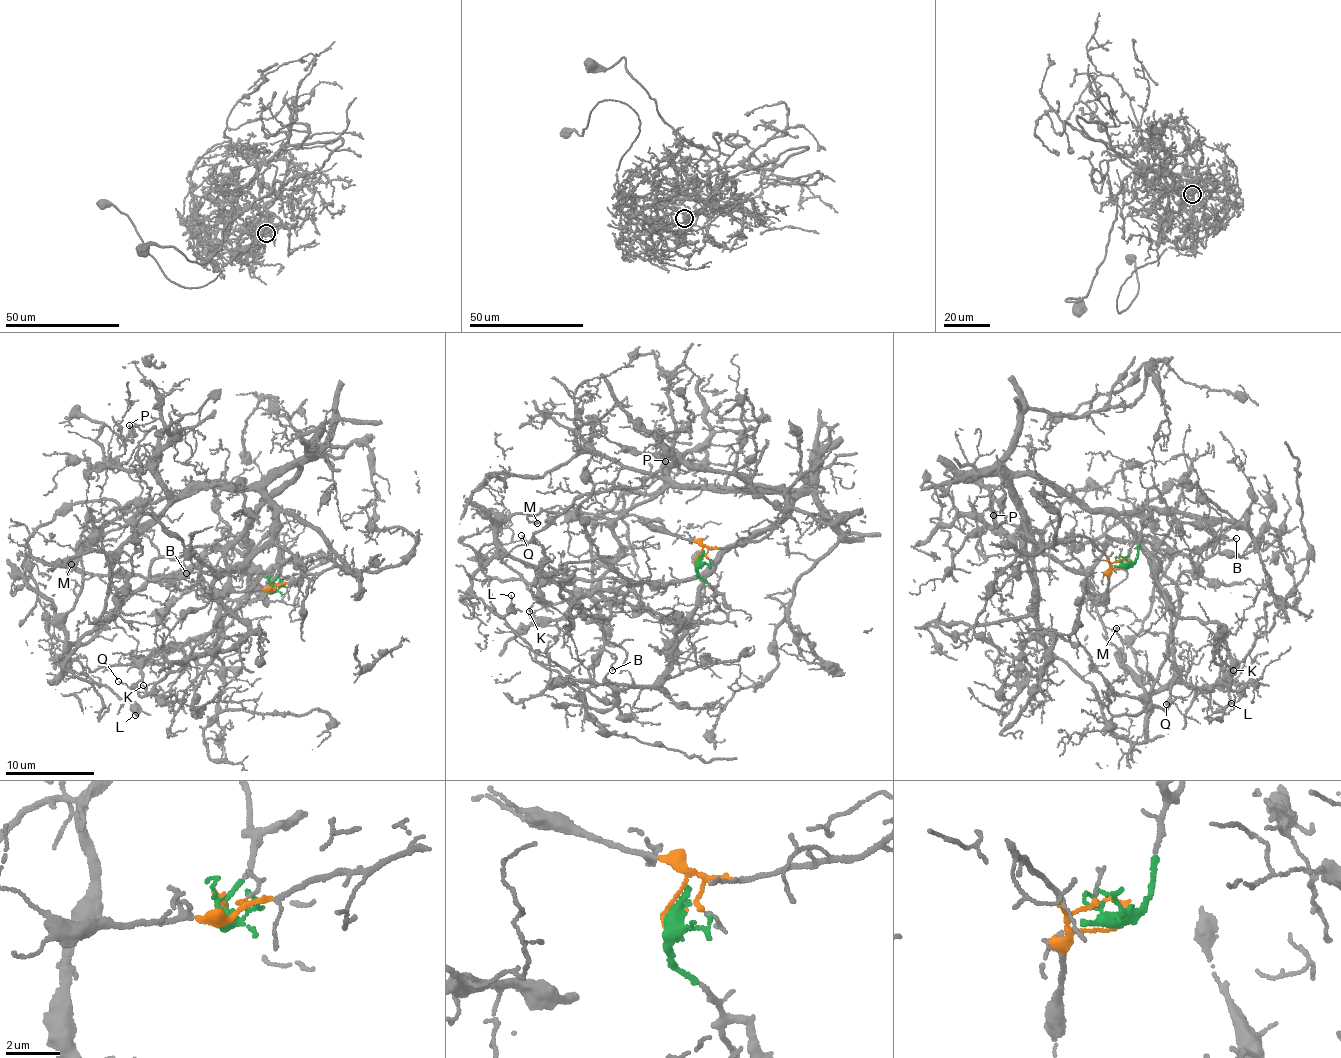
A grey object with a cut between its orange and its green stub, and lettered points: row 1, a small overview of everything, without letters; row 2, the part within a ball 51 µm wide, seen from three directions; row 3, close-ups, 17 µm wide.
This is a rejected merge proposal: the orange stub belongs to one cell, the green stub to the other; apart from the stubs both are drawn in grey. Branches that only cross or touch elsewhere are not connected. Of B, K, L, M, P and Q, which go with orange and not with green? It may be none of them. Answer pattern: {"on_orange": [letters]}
{"on_orange": ["K", "P", "Q"]}

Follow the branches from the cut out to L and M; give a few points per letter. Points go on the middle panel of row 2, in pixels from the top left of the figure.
L: (696, 561), (725, 621), (672, 624), (632, 592), (567, 591), (502, 550), (480, 570), (495, 614), (510, 594)
M: (696, 561), (727, 619), (672, 624), (632, 592), (567, 591), (496, 539), (496, 522), (526, 513), (538, 523)

